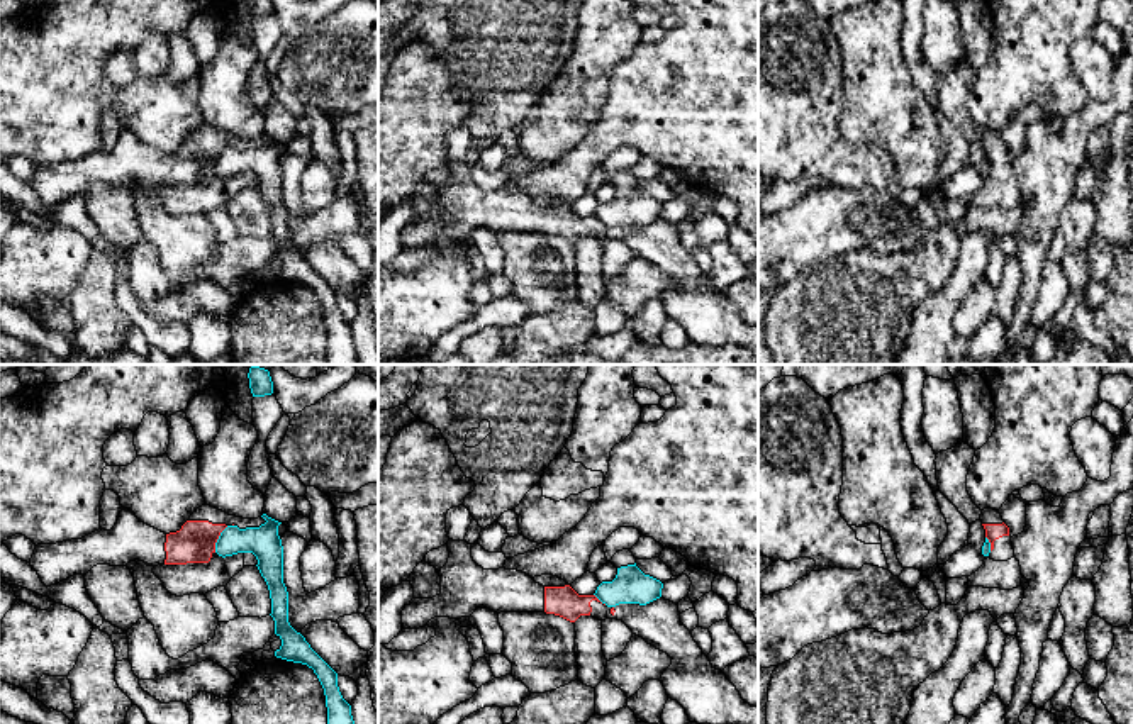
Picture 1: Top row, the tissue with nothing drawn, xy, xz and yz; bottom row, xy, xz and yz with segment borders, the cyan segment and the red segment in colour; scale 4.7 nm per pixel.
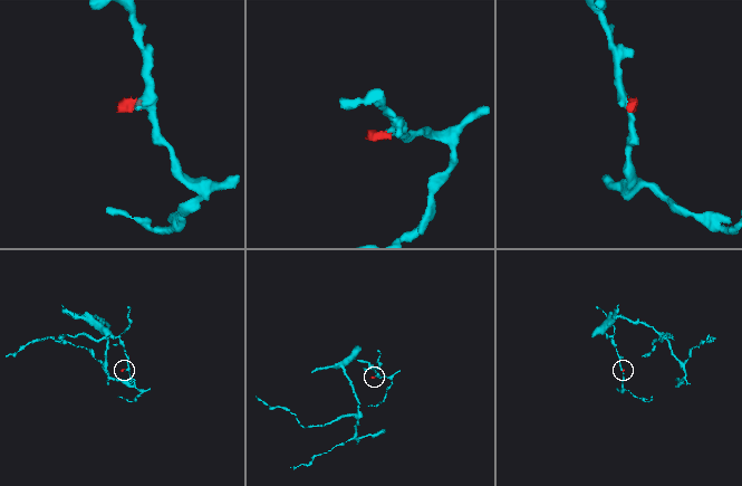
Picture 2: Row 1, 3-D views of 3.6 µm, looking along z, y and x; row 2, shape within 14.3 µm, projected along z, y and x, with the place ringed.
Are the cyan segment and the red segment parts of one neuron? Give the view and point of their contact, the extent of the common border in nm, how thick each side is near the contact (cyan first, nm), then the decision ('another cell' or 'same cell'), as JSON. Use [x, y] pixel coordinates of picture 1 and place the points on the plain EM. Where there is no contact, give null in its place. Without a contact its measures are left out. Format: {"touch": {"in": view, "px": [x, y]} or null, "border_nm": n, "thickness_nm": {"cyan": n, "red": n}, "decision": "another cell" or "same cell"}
{"touch": {"in": "xy", "px": [217, 160]}, "border_nm": 140, "thickness_nm": {"cyan": 150, "red": 190}, "decision": "another cell"}

